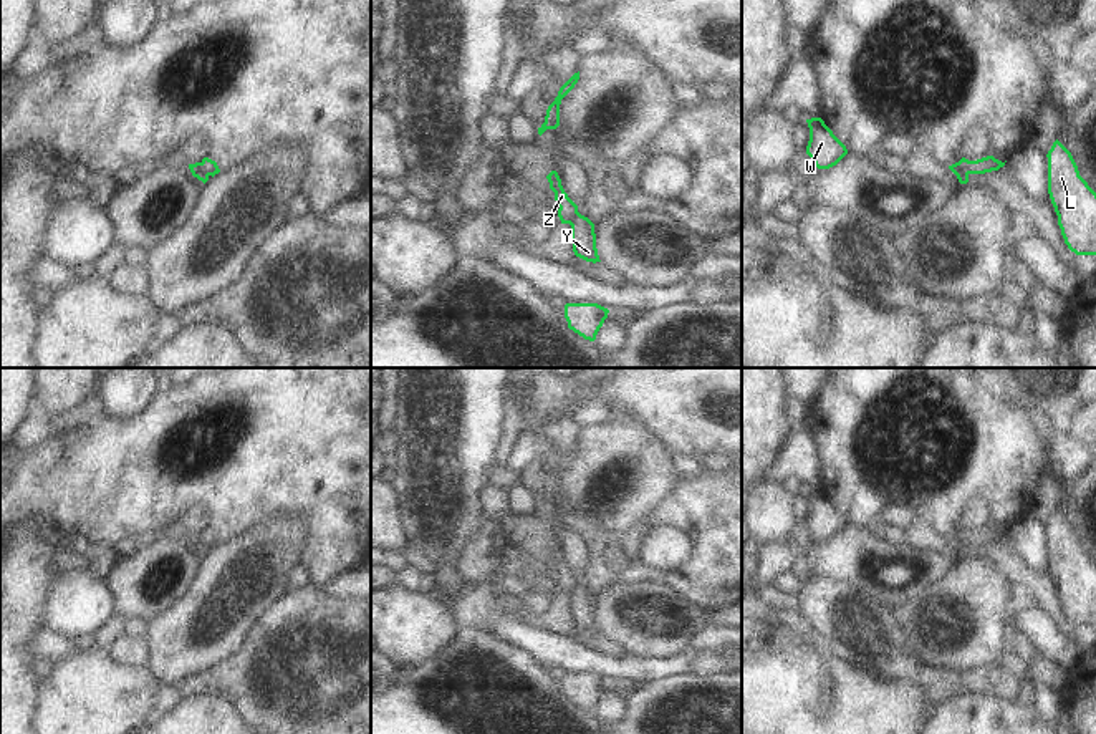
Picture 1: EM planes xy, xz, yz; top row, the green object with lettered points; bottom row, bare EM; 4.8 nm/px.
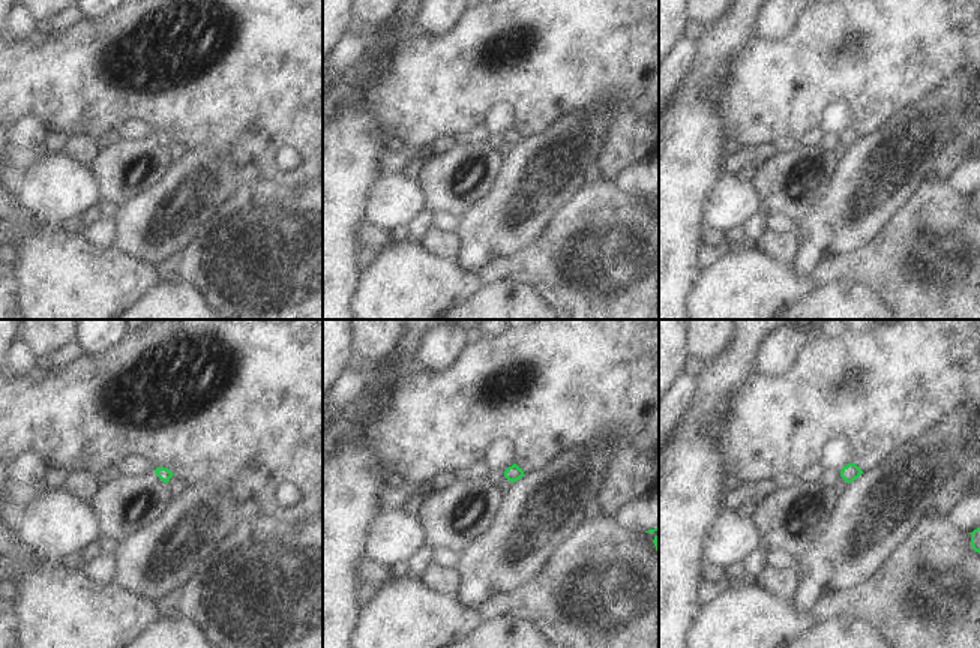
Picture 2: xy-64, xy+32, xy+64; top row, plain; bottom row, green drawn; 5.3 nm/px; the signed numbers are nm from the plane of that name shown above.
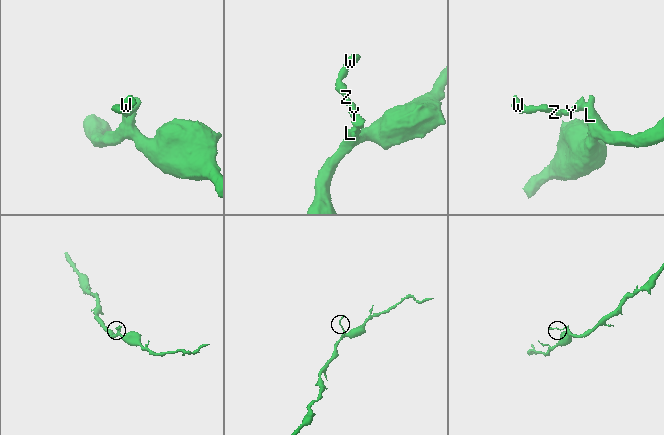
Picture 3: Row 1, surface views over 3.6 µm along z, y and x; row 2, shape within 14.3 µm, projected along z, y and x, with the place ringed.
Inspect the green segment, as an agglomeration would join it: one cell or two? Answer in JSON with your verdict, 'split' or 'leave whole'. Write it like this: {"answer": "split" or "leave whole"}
{"answer": "split"}

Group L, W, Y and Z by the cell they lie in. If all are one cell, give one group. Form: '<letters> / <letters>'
L Y / W Z

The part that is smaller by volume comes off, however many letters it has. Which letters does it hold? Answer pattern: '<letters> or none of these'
W, Z

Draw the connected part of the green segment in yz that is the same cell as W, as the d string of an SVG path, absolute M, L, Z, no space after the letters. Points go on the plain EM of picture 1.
M821 489L806 490L810 499L810 512L806 525L818 540L836 537L846 525L846 517L833 505Z

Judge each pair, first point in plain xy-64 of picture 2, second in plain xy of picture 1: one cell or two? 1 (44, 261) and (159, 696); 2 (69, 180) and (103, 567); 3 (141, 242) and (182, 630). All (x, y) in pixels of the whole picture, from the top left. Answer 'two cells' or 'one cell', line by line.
1: one cell
2: two cells
3: one cell

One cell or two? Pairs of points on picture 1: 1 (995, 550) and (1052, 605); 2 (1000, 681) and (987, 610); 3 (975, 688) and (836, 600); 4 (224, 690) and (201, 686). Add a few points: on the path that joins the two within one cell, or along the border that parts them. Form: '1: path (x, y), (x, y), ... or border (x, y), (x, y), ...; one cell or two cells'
1: path (1010, 564), (1038, 590); one cell
2: border (999, 660), (980, 668); two cells
3: path (941, 685), (903, 666), (871, 635); one cell
4: path (219, 686), (206, 686); one cell

